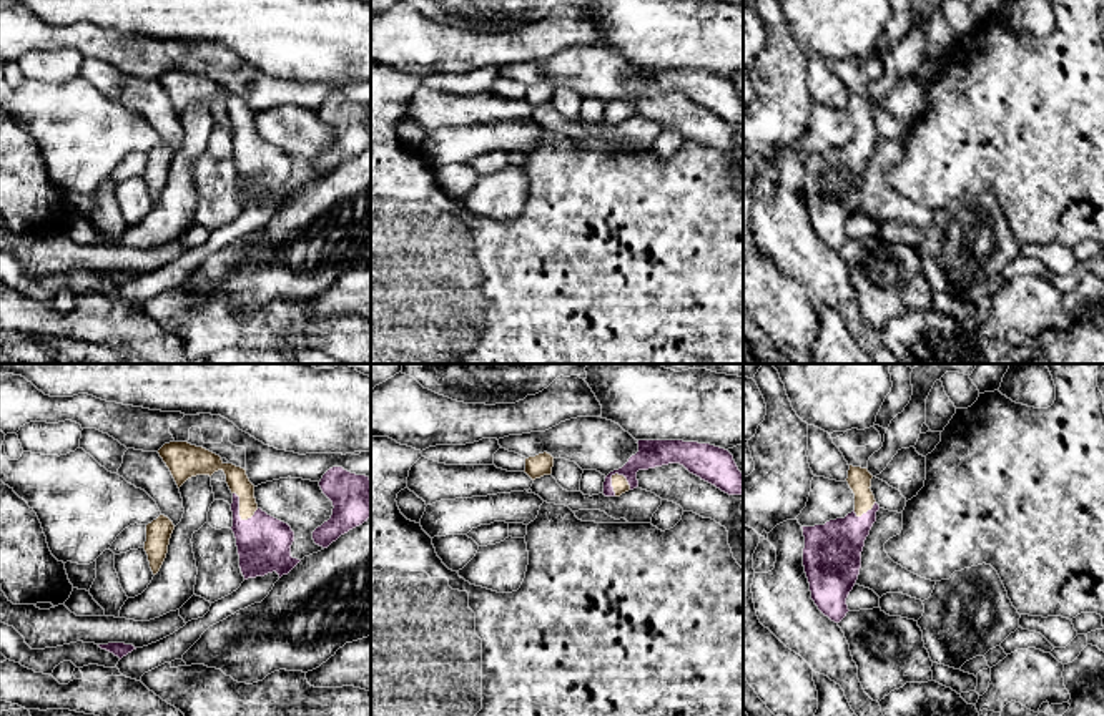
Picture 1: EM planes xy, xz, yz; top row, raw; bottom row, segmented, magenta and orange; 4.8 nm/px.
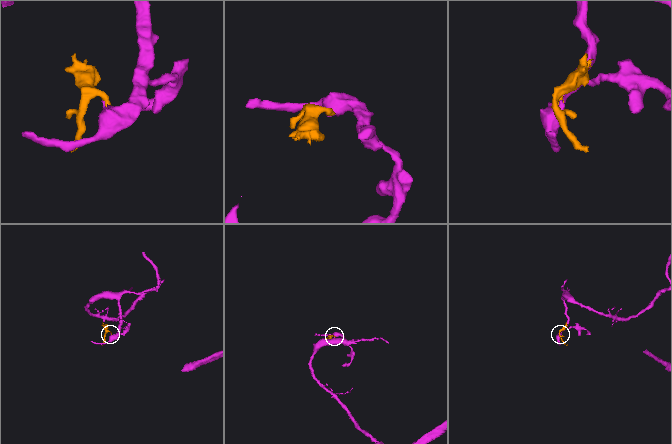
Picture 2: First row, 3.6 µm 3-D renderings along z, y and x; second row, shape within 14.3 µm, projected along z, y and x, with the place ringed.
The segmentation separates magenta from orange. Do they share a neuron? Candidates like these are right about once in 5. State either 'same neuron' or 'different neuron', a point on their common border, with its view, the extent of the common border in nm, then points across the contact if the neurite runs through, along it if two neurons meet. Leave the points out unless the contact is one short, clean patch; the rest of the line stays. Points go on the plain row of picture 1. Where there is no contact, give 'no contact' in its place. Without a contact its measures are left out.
same neuron; meets magenta in xy at (238, 137); contact 160 nm long; runs through xy (263, 170), (238, 137), (240, 112), (236, 107)

